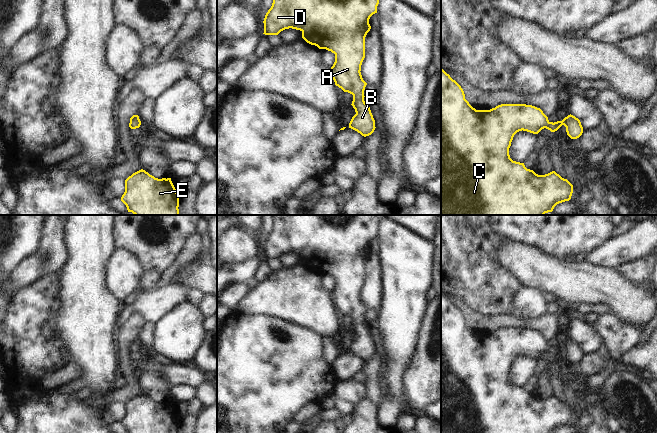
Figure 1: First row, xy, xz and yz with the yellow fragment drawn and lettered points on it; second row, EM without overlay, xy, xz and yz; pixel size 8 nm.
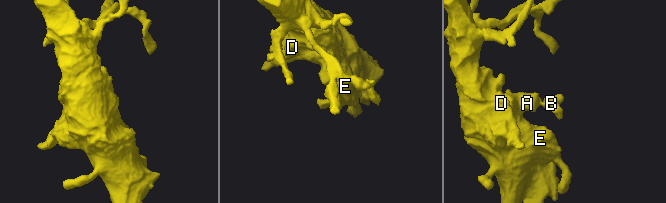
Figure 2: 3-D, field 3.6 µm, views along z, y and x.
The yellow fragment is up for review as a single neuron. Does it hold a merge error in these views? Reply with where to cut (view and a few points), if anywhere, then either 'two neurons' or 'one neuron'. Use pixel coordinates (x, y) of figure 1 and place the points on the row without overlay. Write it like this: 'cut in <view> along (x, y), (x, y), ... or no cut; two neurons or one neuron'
no cut; one neuron

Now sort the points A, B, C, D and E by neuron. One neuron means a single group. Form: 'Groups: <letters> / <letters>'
Groups: A B C D E

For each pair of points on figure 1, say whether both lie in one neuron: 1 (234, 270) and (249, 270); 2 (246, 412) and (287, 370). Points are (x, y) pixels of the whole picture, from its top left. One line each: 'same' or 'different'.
1: same
2: same

